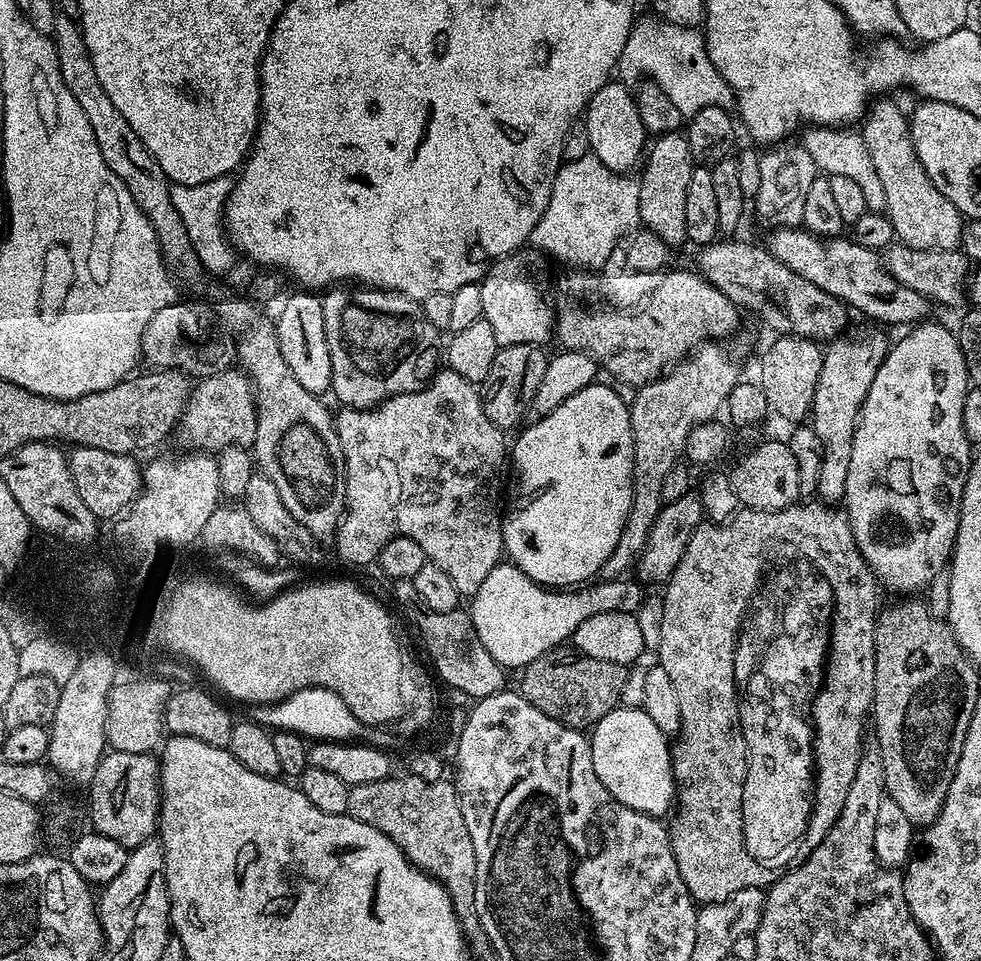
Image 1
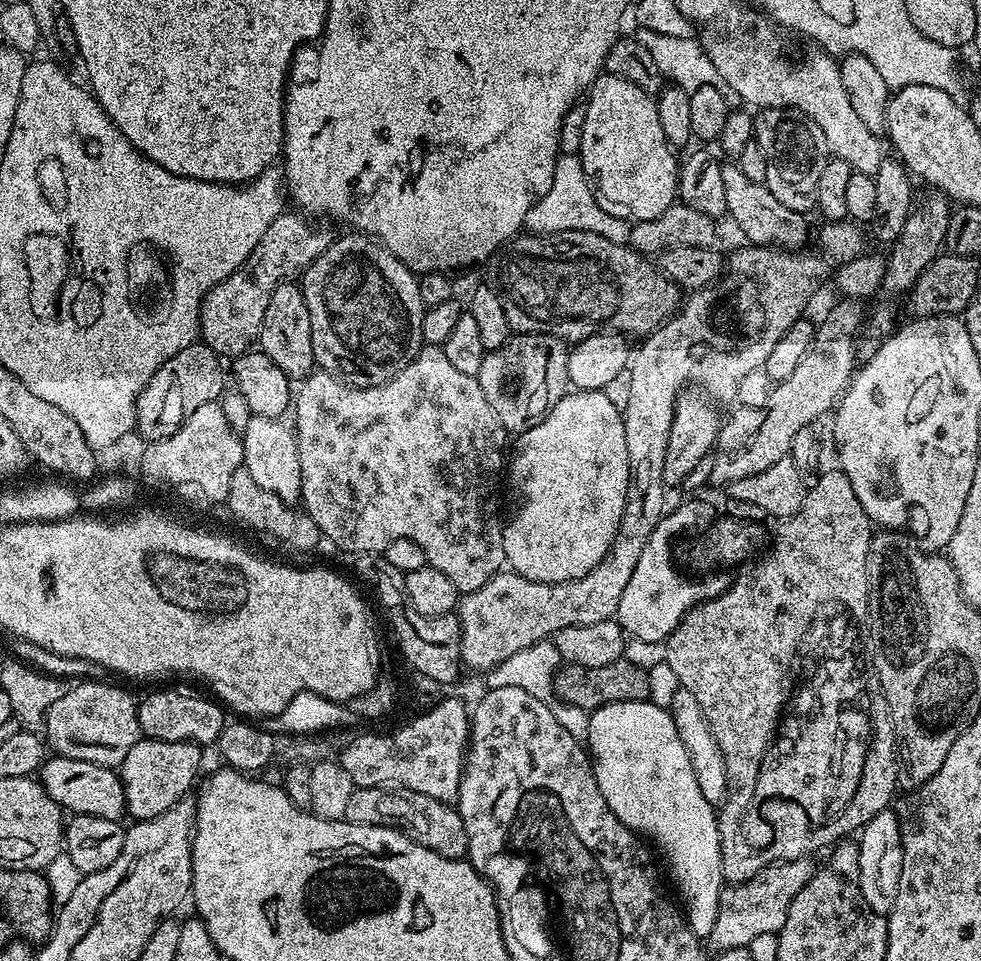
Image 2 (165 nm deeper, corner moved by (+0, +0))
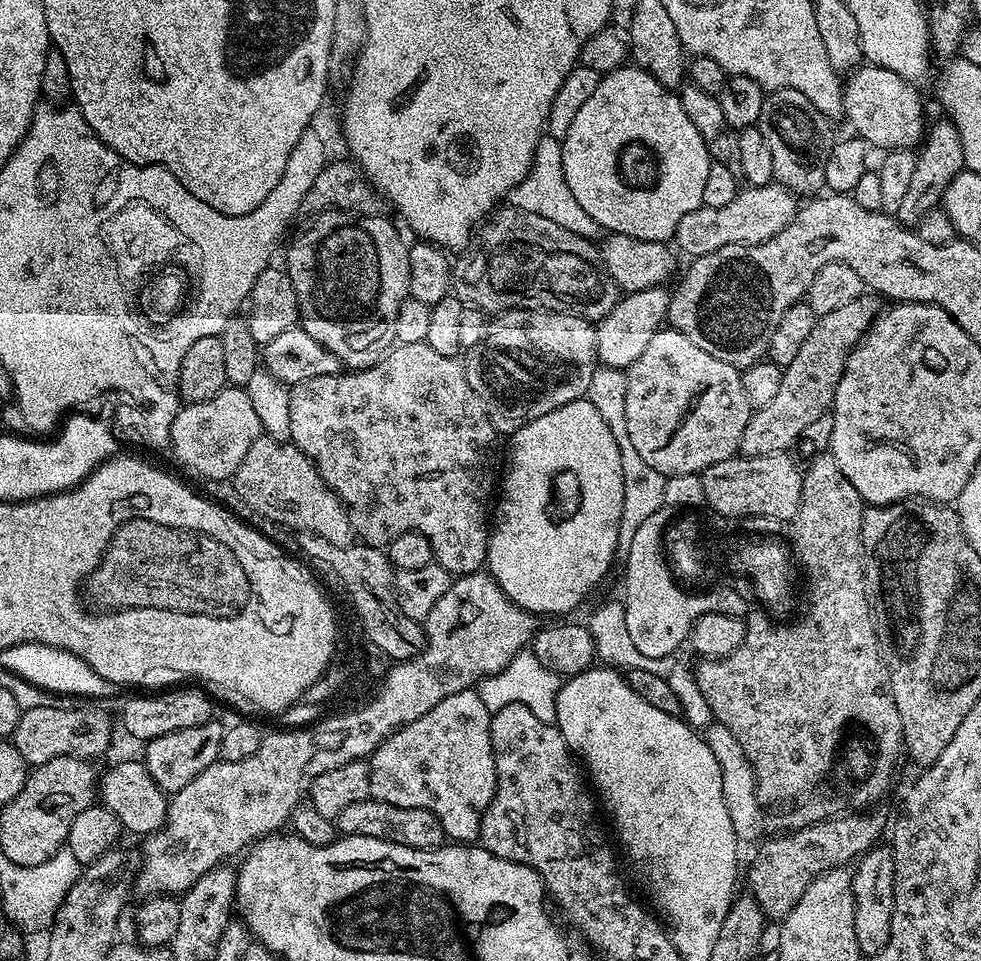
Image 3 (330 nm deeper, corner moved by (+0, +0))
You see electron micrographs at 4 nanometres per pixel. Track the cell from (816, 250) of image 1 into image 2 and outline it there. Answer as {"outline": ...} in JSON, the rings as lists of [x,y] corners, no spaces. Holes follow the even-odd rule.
{"outline":[[[724,162],[720,169],[726,189],[726,213],[740,227],[740,232],[748,239],[745,241],[749,245],[771,246],[781,250],[800,250],[807,245],[804,244],[808,240],[808,228],[804,225],[805,213],[782,206],[782,202],[770,194],[764,183],[750,182],[750,178],[742,174],[739,163]]]}

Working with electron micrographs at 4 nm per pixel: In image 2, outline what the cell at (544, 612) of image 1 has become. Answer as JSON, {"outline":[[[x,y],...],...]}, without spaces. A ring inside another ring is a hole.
{"outline":[[[684,500],[680,508],[665,511],[664,516],[654,526],[654,534],[650,534],[650,542],[642,549],[642,558],[638,558],[638,566],[626,585],[622,594],[622,602],[618,602],[615,619],[621,628],[633,640],[642,642],[664,642],[693,606],[703,600],[713,600],[720,591],[721,585],[691,584],[676,573],[672,565],[672,539],[675,536],[692,536],[703,533],[710,522],[717,519],[718,508],[708,500]]]}

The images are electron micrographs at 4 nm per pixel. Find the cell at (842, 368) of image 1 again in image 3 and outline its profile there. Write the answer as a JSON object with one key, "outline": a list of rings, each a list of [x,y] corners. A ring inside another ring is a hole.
{"outline":[[[943,118],[936,125],[927,129],[926,135],[919,145],[914,162],[914,175],[910,187],[902,201],[902,206],[894,213],[897,220],[905,226],[916,226],[920,220],[941,207],[944,192],[954,182],[954,178],[965,170],[962,154],[962,138],[952,125],[951,119]]]}

